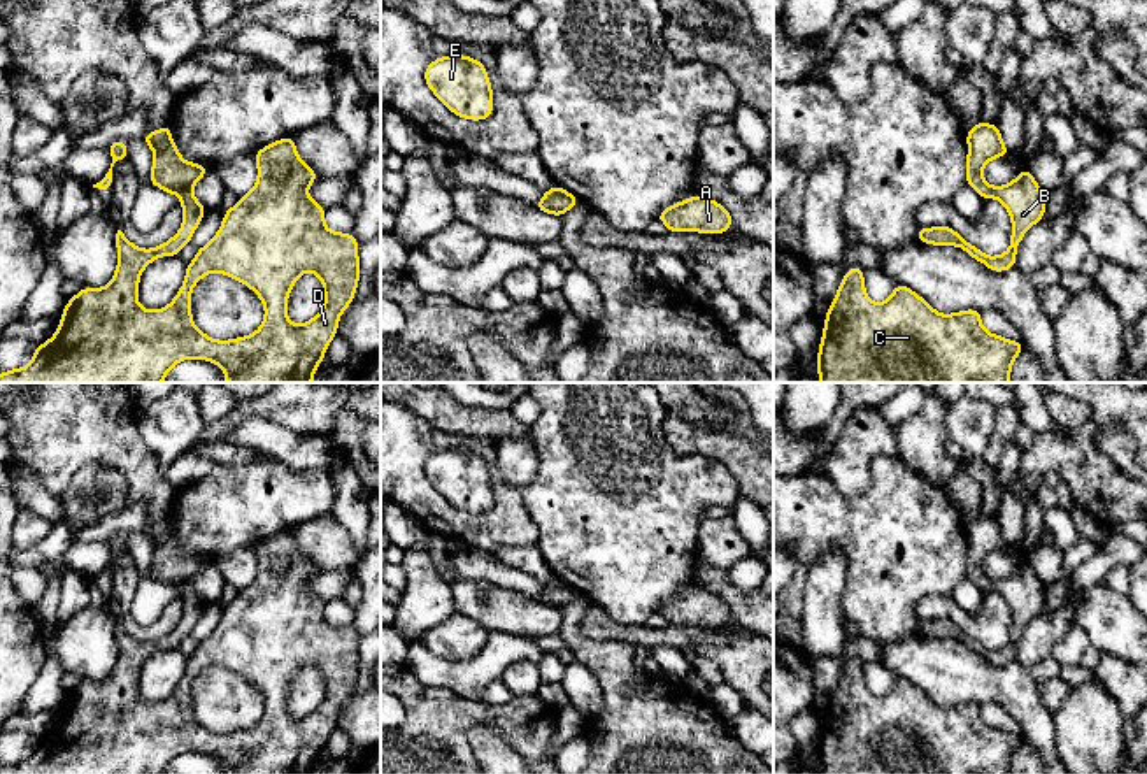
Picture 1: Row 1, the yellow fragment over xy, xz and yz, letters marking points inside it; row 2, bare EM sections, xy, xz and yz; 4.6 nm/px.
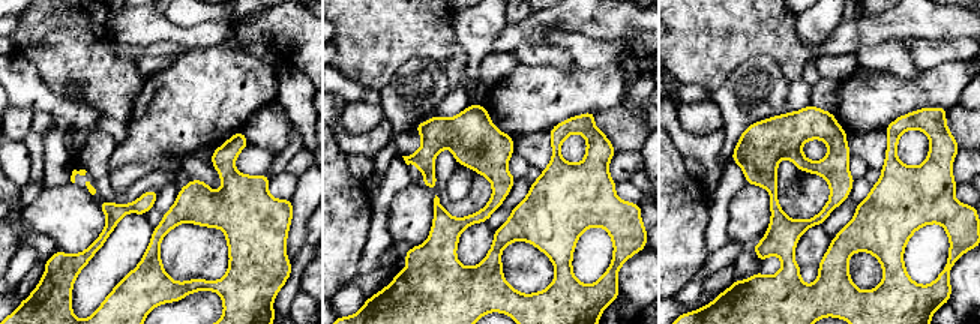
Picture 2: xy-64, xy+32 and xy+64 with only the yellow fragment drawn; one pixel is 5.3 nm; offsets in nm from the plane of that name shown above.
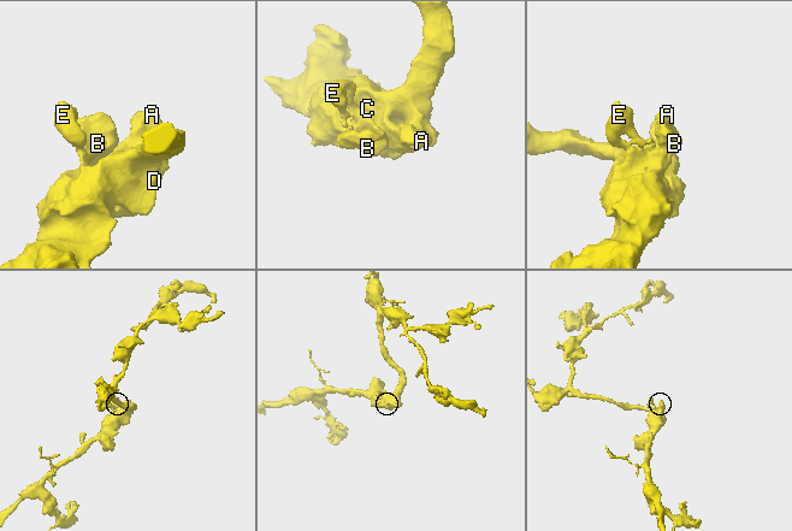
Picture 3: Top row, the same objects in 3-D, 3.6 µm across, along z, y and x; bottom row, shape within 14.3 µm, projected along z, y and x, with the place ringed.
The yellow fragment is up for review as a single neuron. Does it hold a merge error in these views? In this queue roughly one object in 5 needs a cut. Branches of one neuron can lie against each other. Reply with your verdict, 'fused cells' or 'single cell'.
single cell

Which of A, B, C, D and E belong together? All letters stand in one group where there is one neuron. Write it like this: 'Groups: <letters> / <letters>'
Groups: A B C D E

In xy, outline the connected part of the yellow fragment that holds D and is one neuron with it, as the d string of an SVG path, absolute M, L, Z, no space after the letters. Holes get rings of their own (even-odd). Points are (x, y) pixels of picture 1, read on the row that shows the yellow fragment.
M168 125L142 139L154 153L151 184L168 195L181 195L179 204L184 209L181 230L153 249L133 246L118 230L119 260L112 281L103 288L82 288L70 297L56 333L35 348L26 367L0 372L0 383L161 383L175 363L188 358L219 365L226 374L223 383L312 383L328 344L337 335L340 314L354 298L360 281L360 244L353 233L326 228L326 209L307 195L307 188L319 176L298 156L295 137L279 139L254 154L258 165L254 188L224 212L214 239L198 247L196 256L188 263L175 298L158 311L147 311L137 300L140 274L153 260L177 256L191 242L207 211L193 197L193 184L205 176L209 167L181 158ZM212 272L244 283L261 298L265 319L254 333L216 340L193 325L191 290ZM303 272L314 272L321 279L324 305L310 321L293 325L286 312L288 297Z

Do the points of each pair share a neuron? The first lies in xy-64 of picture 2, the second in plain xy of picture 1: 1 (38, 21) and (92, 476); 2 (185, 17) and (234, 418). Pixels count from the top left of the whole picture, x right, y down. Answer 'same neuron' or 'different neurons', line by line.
1: different neurons
2: different neurons

